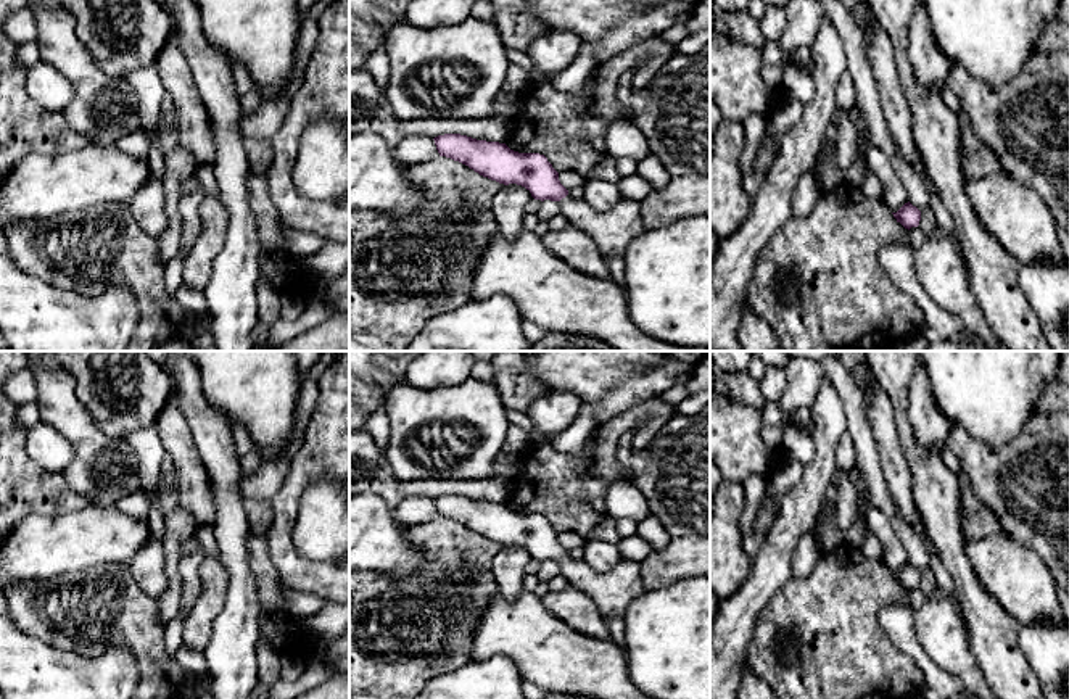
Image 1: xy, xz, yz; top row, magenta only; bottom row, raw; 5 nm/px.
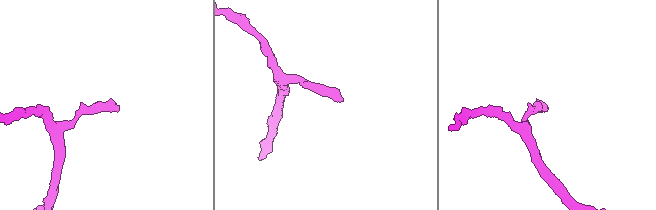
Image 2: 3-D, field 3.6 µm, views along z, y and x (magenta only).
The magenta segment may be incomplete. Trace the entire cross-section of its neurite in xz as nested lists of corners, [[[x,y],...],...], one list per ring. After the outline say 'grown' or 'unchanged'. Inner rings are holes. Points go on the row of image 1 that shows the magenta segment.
[[[444,134],[433,140],[440,156],[459,161],[499,184],[522,185],[534,200],[557,201],[568,225],[586,232],[605,259],[623,256],[628,243],[646,230],[634,200],[621,198],[607,213],[597,213],[584,200],[572,198],[544,155],[518,153],[506,143],[460,134]]] | grown

